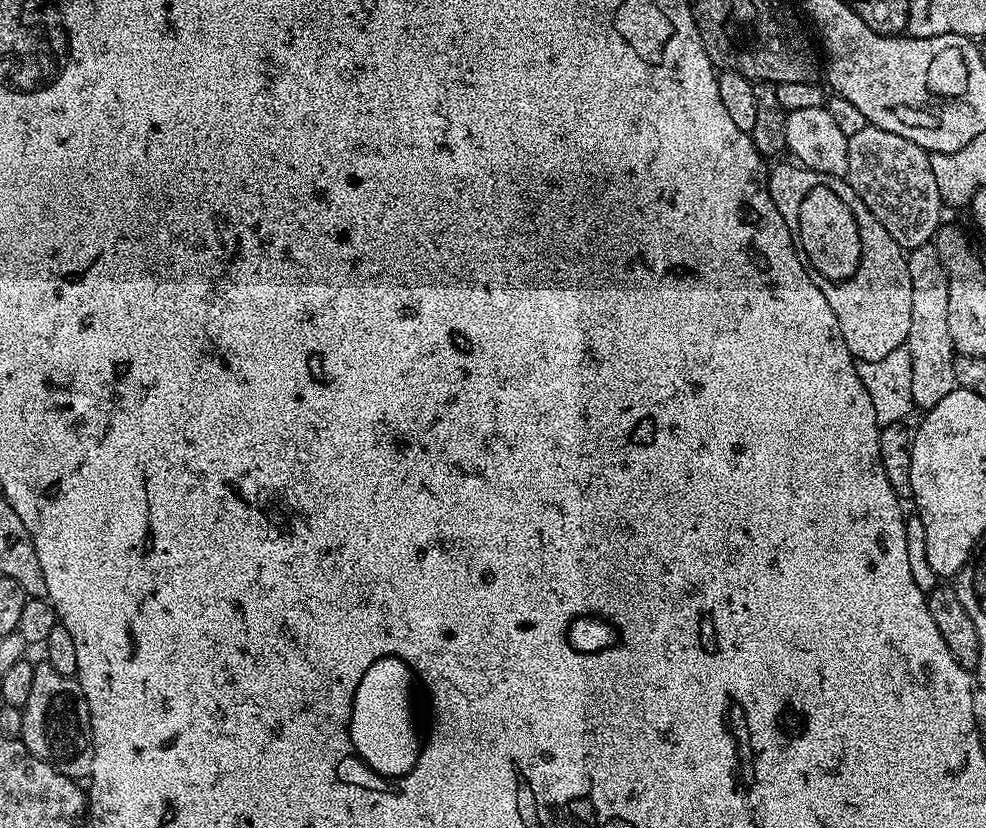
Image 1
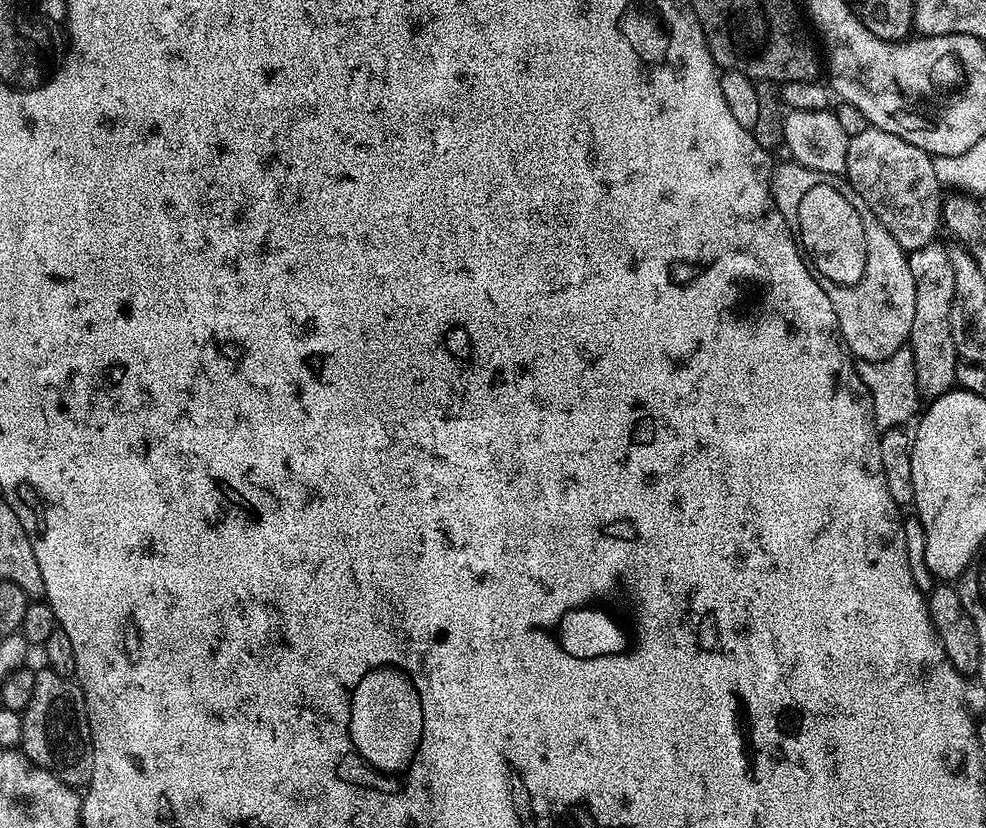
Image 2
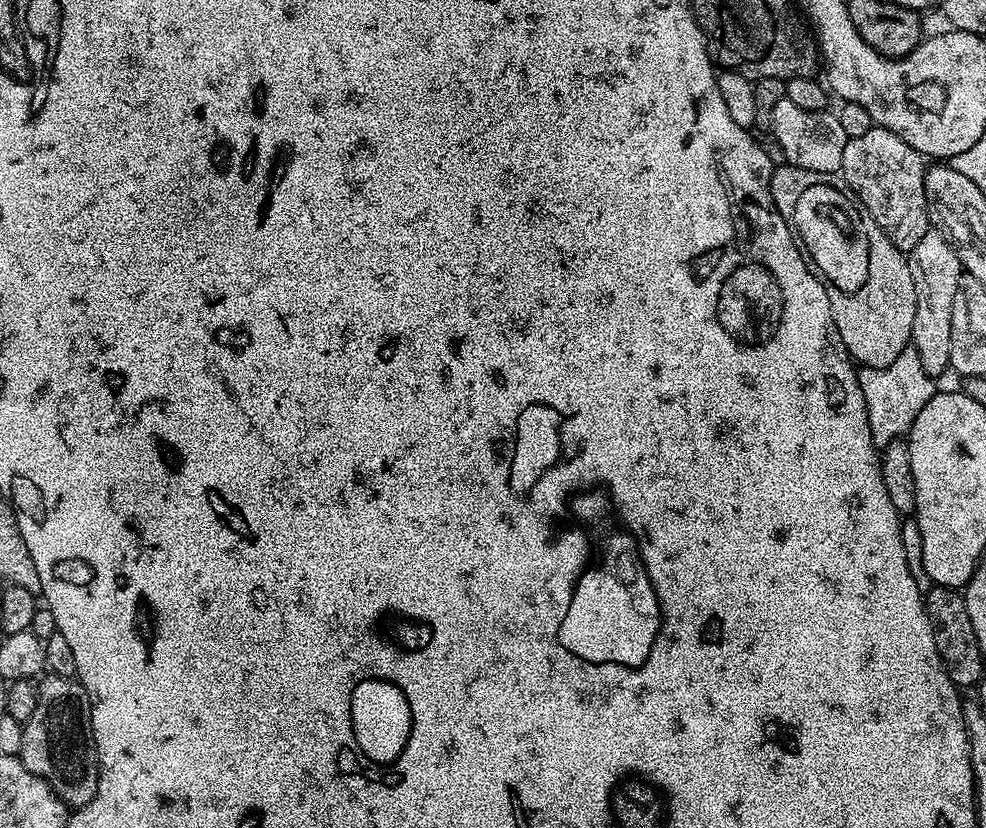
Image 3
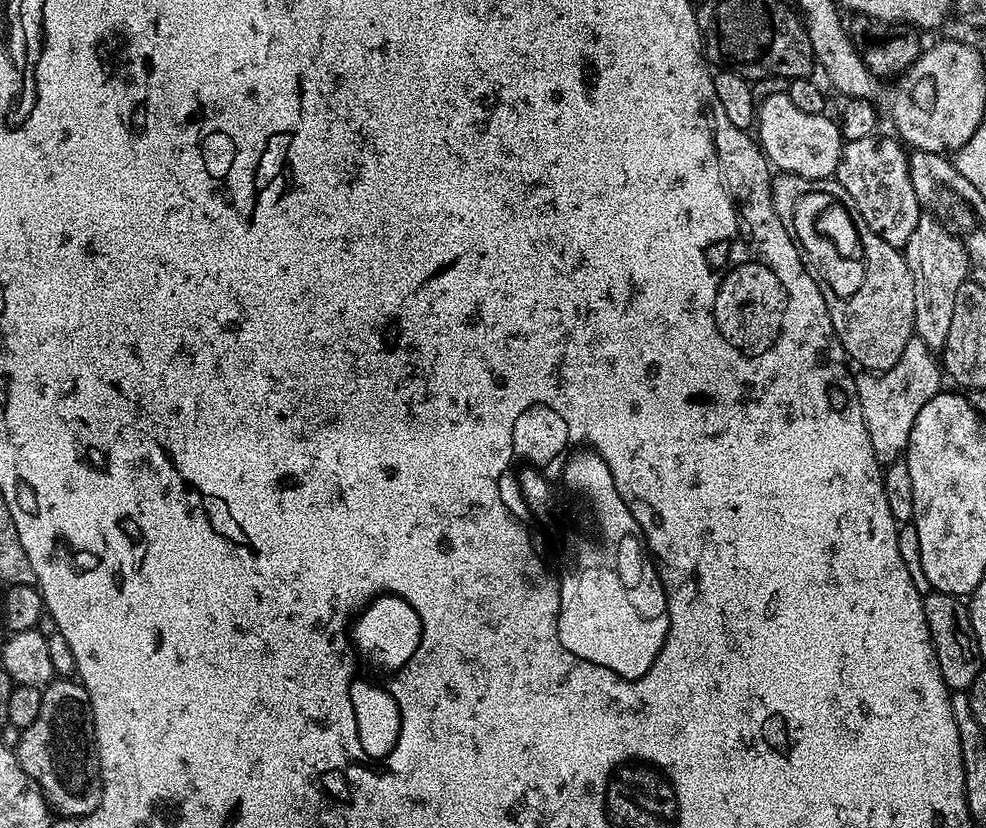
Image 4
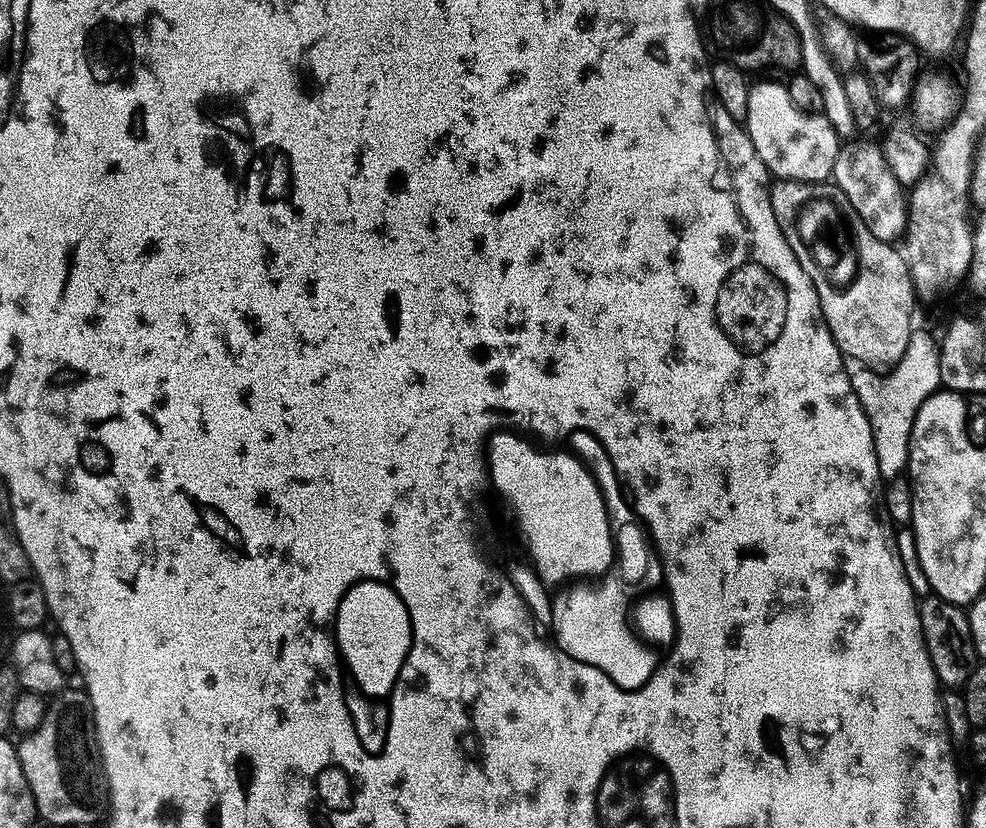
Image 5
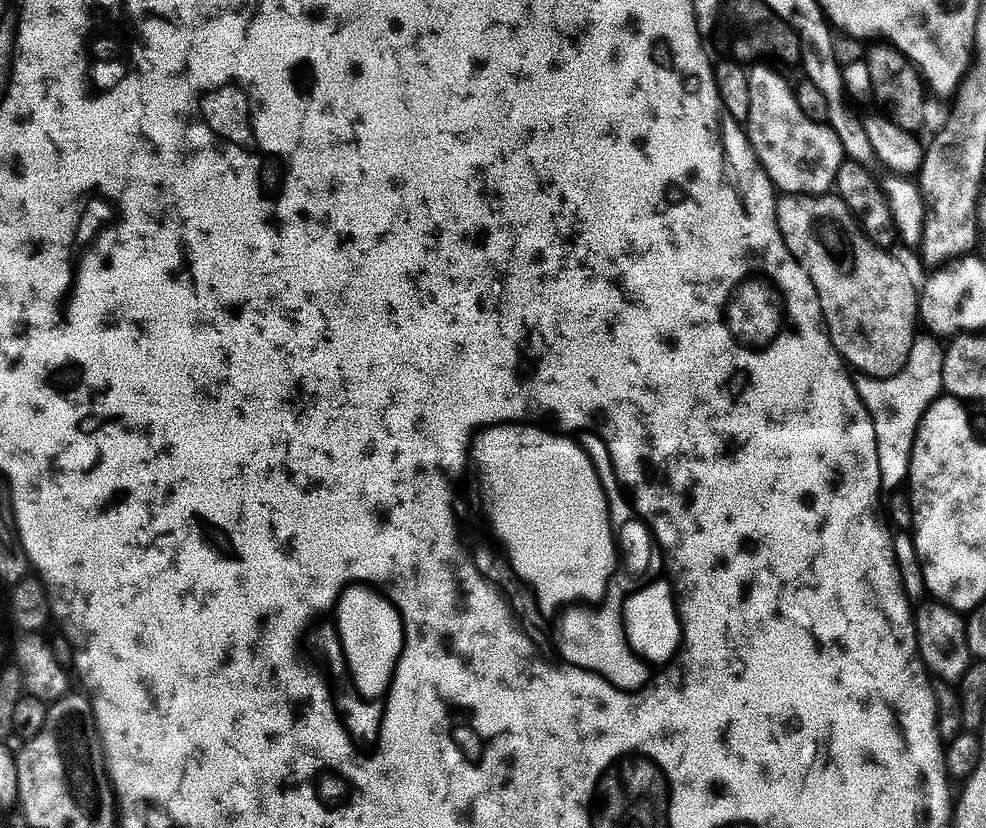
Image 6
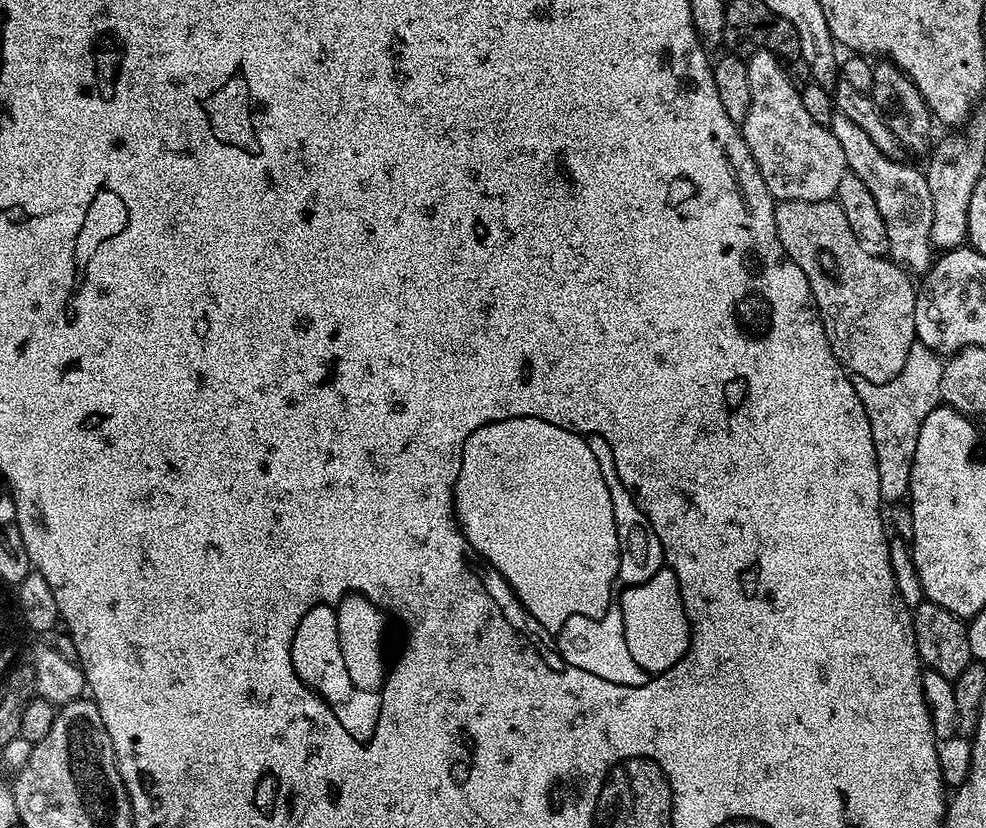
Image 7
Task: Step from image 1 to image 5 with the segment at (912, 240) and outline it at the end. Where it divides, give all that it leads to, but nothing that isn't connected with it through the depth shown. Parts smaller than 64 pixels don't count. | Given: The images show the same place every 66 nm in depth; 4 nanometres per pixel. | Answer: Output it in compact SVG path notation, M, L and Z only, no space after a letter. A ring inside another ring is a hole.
M860 138L841 147L836 155L831 179L836 187L842 190L842 194L850 198L850 206L858 210L862 222L866 222L874 238L896 242L903 237L908 226L906 188L894 176L894 170L890 168L884 156L883 147L879 143L867 144L864 140L867 139Z

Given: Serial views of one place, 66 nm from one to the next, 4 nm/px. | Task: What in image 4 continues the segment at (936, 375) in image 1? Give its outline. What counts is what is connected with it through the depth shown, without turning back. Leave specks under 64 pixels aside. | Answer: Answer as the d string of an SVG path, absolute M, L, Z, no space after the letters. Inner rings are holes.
M924 214L902 251L914 278L913 333L922 338L928 348L943 350L950 335L950 321L954 319L954 294L970 276L970 261L964 241L939 216Z

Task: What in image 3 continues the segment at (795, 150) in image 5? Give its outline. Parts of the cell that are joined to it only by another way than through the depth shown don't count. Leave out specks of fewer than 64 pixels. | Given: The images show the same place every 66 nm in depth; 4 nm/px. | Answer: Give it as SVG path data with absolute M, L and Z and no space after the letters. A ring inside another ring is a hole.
M780 98L772 108L772 136L787 163L815 172L839 173L842 166L842 150L849 140L842 126L838 126L838 118L831 111L801 110L787 98Z

